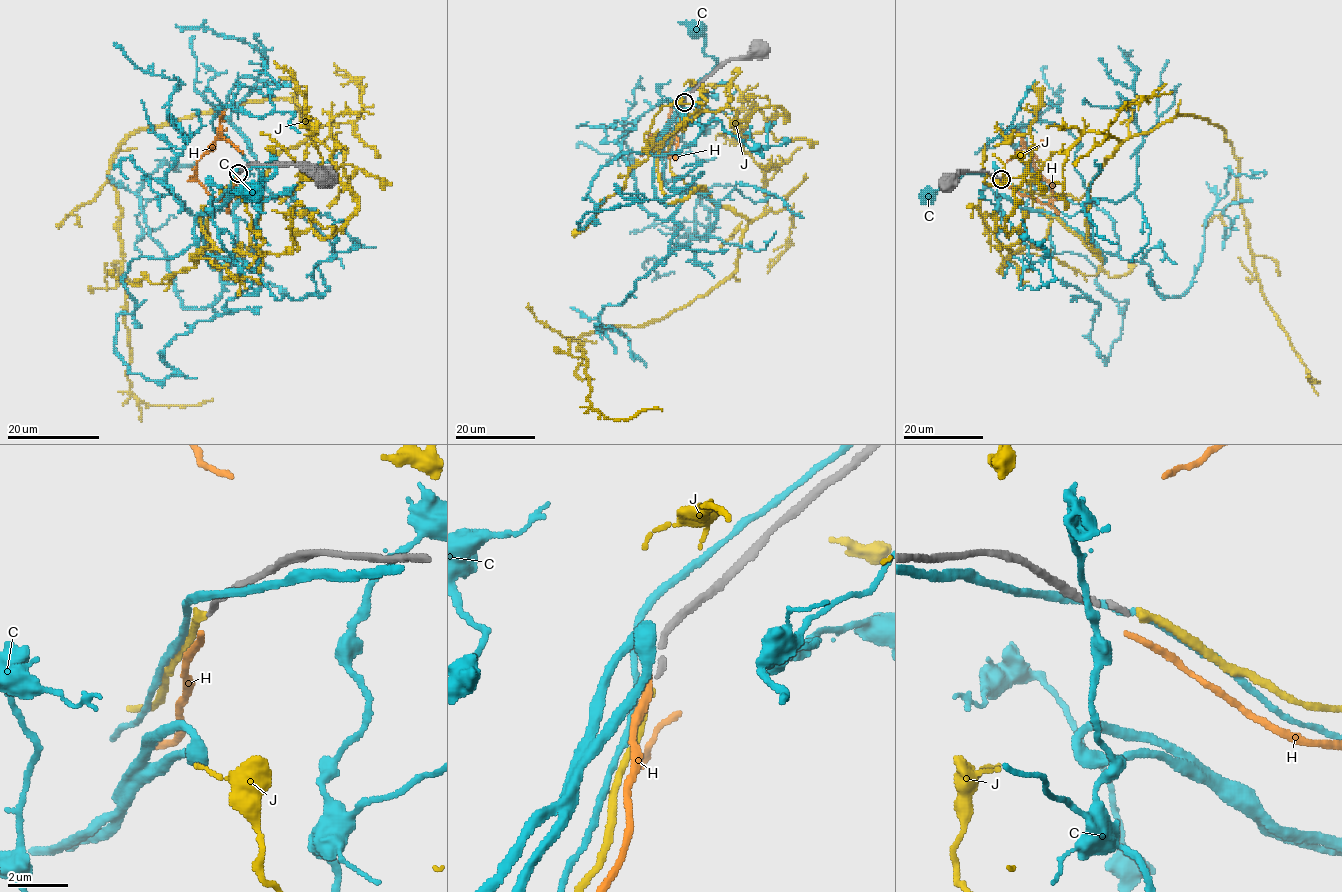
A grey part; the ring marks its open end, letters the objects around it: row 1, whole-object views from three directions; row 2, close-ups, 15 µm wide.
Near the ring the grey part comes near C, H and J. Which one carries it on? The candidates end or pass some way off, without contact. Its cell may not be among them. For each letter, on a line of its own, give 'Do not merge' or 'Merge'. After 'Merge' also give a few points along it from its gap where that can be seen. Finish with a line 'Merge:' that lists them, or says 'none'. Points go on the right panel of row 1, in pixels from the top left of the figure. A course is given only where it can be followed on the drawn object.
C: Do not merge
H: Do not merge
J: Do not merge
Merge: none

